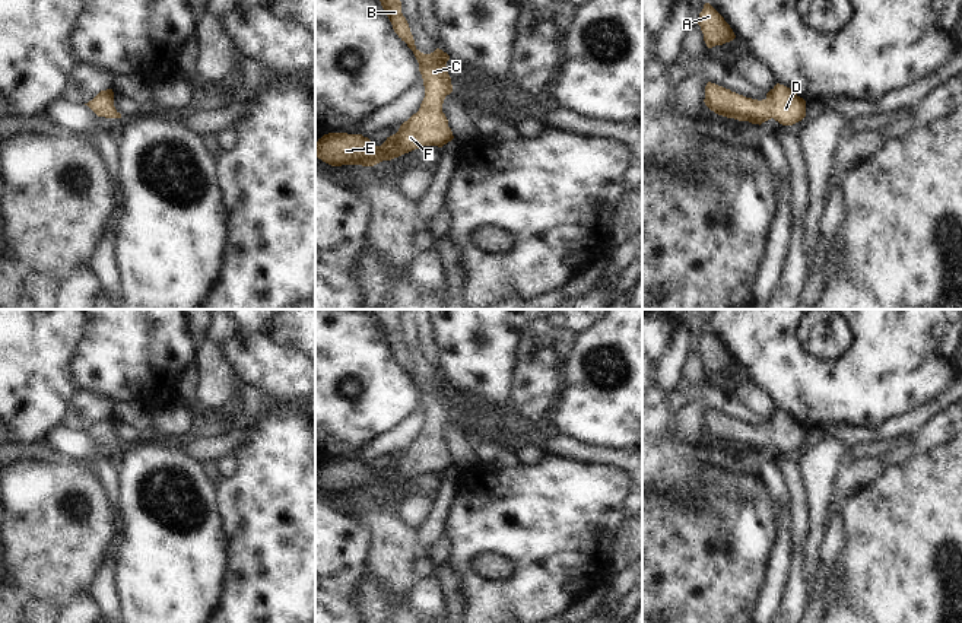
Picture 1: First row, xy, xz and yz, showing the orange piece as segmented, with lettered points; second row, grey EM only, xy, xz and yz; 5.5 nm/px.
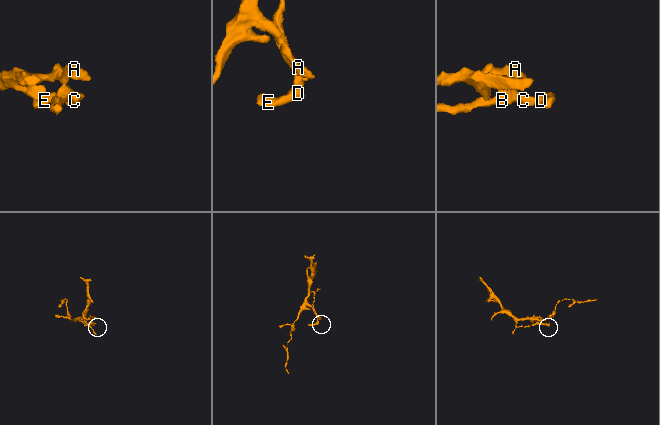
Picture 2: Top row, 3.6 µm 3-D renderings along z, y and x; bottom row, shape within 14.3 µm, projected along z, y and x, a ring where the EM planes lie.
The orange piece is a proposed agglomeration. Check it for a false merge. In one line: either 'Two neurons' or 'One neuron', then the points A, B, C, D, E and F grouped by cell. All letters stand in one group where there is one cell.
One neuron. Groups: A B C D E F

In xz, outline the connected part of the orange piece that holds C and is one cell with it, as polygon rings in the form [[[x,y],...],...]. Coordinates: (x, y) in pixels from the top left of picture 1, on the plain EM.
[[[371,309],[371,314],[380,325],[394,359],[407,371],[419,390],[425,425],[419,438],[404,448],[396,461],[387,464],[381,473],[375,473],[362,461],[324,461],[315,470],[315,484],[331,493],[374,493],[423,473],[442,474],[454,465],[442,439],[444,426],[453,419],[451,404],[445,392],[450,382],[439,375],[431,381],[423,381],[416,375],[409,350],[401,340],[400,309]]]

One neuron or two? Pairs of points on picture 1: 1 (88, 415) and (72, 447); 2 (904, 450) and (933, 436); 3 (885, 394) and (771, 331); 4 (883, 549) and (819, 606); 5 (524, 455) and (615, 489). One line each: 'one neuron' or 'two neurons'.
1: two neurons
2: one neuron
3: one neuron
4: two neurons
5: two neurons

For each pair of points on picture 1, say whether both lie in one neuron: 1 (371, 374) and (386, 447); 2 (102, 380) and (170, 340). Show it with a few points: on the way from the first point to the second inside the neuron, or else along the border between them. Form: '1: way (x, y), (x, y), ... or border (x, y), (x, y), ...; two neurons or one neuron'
1: border (410, 413), (390, 429), (377, 435), (359, 458); two neurons
2: way (118, 364), (142, 340), (154, 340); one neuron

